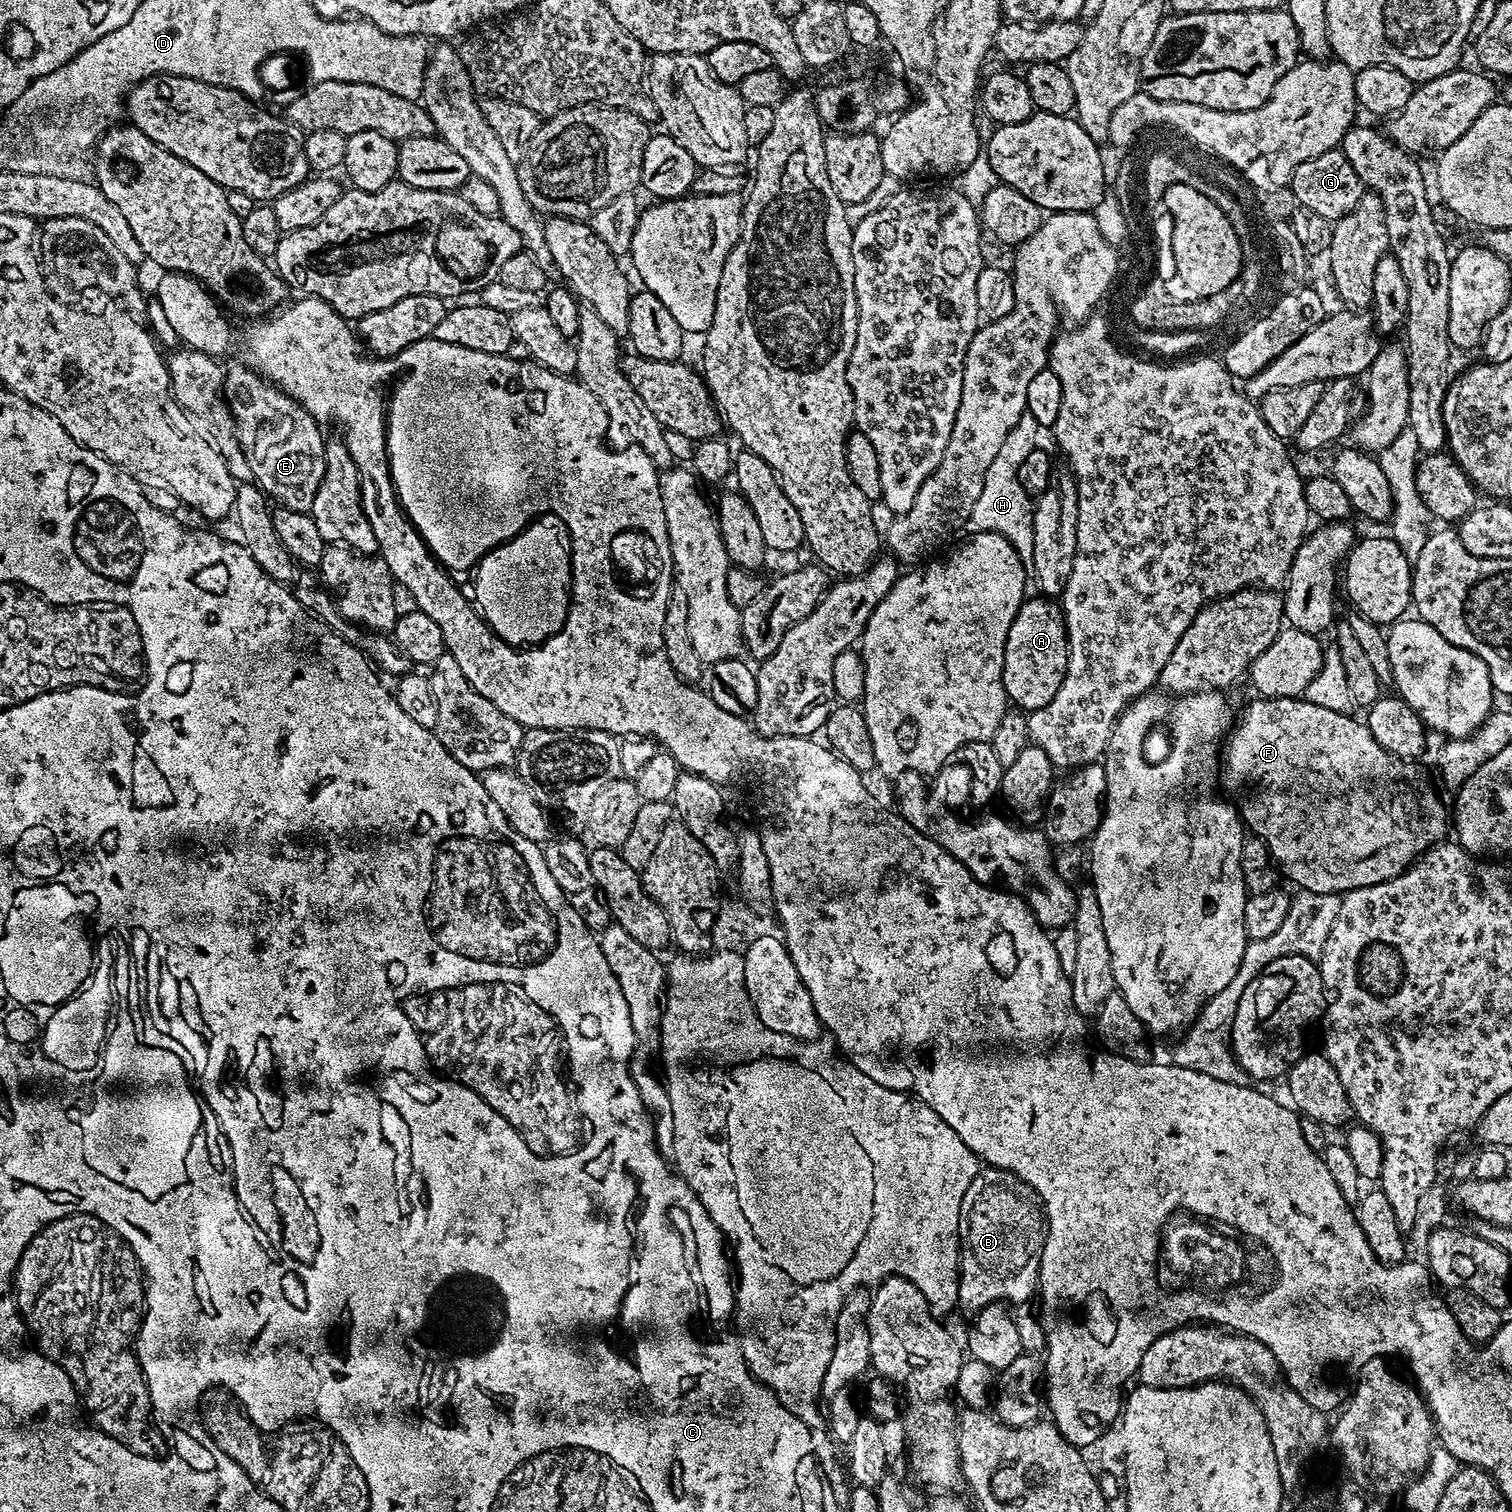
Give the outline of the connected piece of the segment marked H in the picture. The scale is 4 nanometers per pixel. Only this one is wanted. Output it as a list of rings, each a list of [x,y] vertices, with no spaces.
[[[1025,412],[1020,416],[1008,432],[1006,439],[998,450],[997,457],[990,462],[986,470],[985,481],[982,484],[981,497],[974,502],[974,510],[971,511],[971,525],[979,531],[991,531],[1002,533],[1011,542],[1015,552],[1019,554],[1024,568],[1024,595],[1028,598],[1040,596],[1038,576],[1034,571],[1034,538],[1032,528],[1032,498],[1023,489],[1022,482],[1018,480],[1018,469],[1022,461],[1035,447],[1034,436],[1039,433],[1040,427],[1034,420],[1034,416]]]

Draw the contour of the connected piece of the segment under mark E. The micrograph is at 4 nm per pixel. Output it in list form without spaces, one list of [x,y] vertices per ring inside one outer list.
[[[247,363],[227,365],[224,368],[224,400],[236,423],[238,442],[250,462],[252,480],[260,485],[264,495],[271,498],[279,507],[295,512],[311,513],[312,503],[318,486],[324,477],[324,446],[321,425],[294,398],[290,398],[281,388],[264,379],[255,368]]]

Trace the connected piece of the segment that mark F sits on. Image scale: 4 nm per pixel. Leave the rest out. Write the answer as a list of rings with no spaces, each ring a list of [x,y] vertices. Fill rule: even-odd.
[[[1294,696],[1274,698],[1273,700],[1256,698],[1256,701],[1241,716],[1239,713],[1238,719],[1227,737],[1226,747],[1222,752],[1222,784],[1225,784],[1228,788],[1233,788],[1236,792],[1248,787],[1248,793],[1245,794],[1244,801],[1238,805],[1238,811],[1247,831],[1267,842],[1277,868],[1285,877],[1289,876],[1297,884],[1295,886],[1297,889],[1306,892],[1317,892],[1318,894],[1330,894],[1331,892],[1343,894],[1353,892],[1356,888],[1374,886],[1378,882],[1386,882],[1396,876],[1401,876],[1404,869],[1413,863],[1412,844],[1404,844],[1404,852],[1396,852],[1396,848],[1392,848],[1392,852],[1388,852],[1388,848],[1384,848],[1384,852],[1368,852],[1368,836],[1364,836],[1364,840],[1356,840],[1356,836],[1360,836],[1360,832],[1348,832],[1348,824],[1344,824],[1344,804],[1348,804],[1348,796],[1364,796],[1364,800],[1368,800],[1368,788],[1372,788],[1372,780],[1380,780],[1380,776],[1384,776],[1384,768],[1388,768],[1388,751],[1377,742],[1374,734],[1370,734],[1367,723],[1363,719],[1355,720],[1352,714],[1348,712],[1326,710],[1326,706],[1318,706],[1306,698]]]

